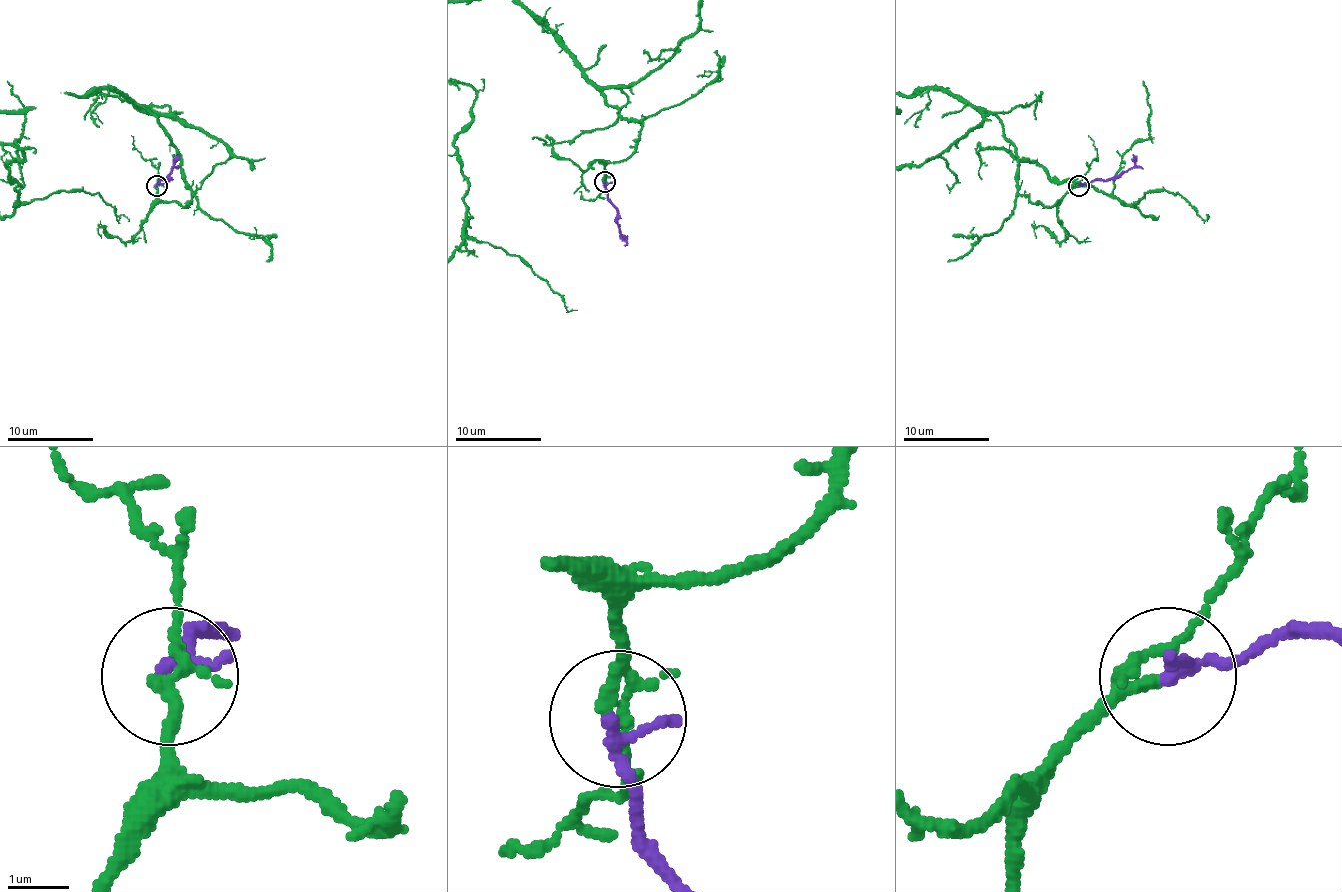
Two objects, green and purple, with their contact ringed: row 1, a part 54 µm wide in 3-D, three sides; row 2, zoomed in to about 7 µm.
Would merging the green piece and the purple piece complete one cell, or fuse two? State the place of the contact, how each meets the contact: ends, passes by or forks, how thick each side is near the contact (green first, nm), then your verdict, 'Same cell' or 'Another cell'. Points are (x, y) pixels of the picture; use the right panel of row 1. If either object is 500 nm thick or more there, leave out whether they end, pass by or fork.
Place: (1079, 185). At the ring green forks. At the ring purple passes by. Thickness 140 nm (green) against 150 nm. Same cell

